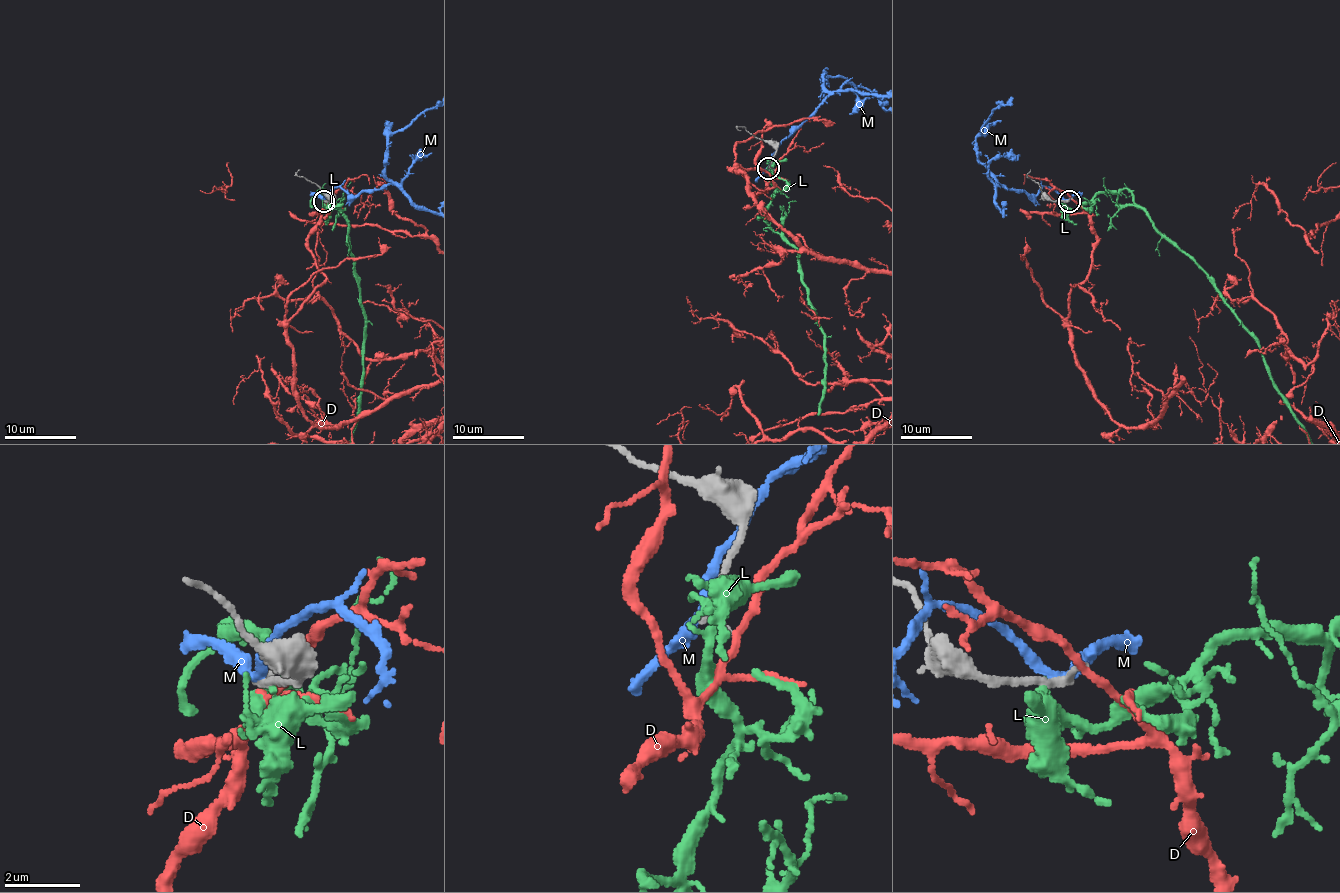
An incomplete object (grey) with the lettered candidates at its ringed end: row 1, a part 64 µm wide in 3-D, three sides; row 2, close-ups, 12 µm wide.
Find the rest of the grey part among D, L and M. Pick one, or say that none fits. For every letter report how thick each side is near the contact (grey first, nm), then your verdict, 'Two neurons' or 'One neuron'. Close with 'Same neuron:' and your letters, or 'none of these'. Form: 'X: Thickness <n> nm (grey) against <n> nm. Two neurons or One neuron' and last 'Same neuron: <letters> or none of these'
D: Thickness 180 nm (grey) against 180 nm. Two neurons
L: Thickness 200 nm (grey) against 420 nm. Two neurons
M: Thickness 260 nm (grey) against 280 nm. Two neurons
Same neuron: none of these

